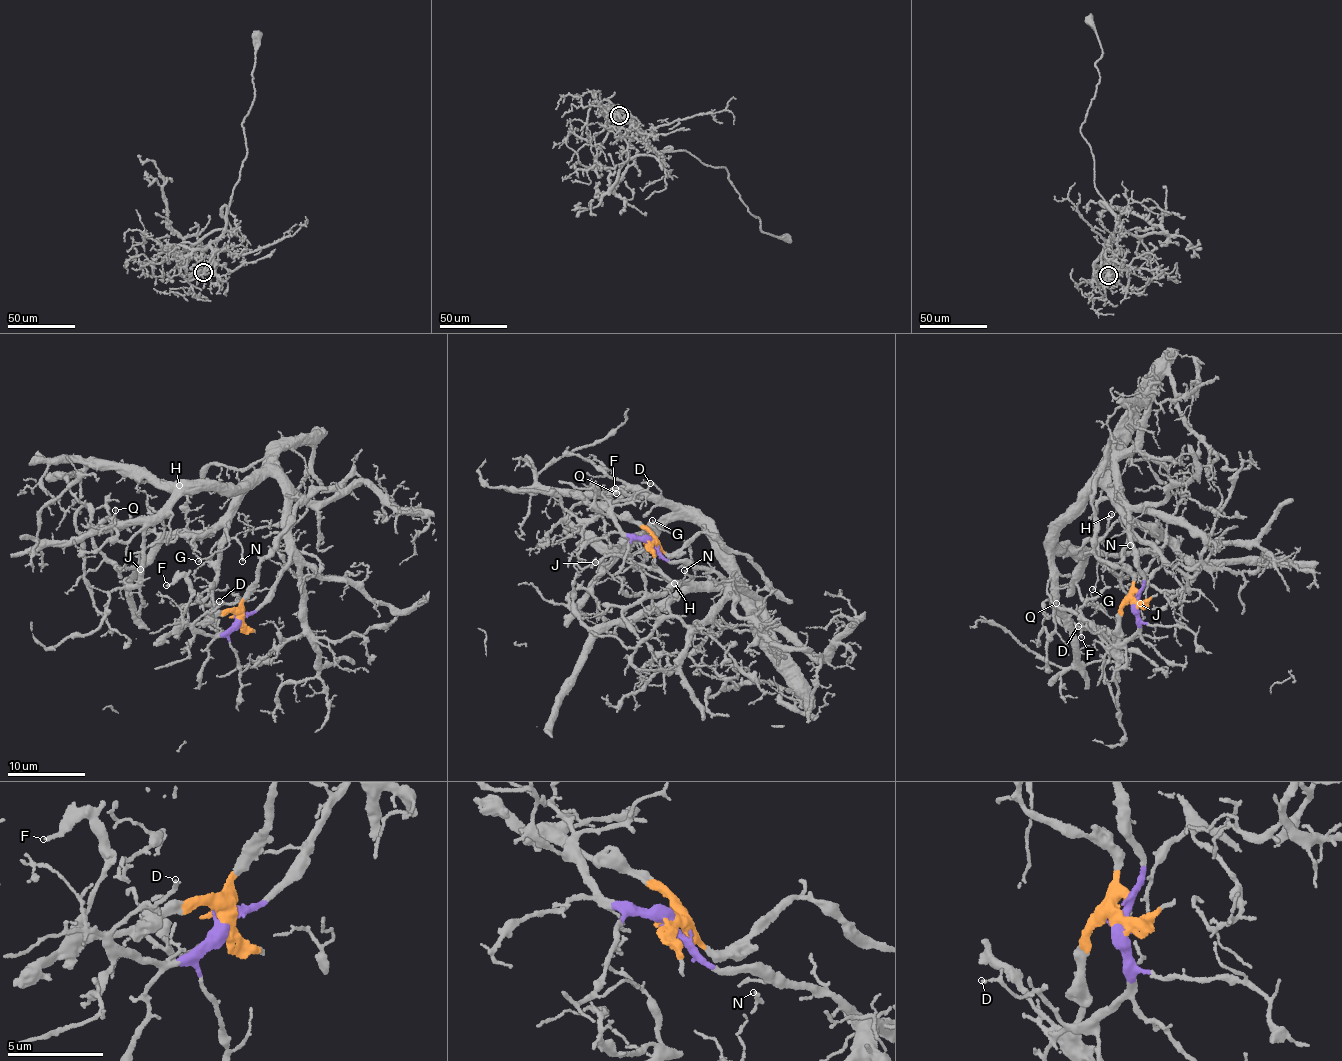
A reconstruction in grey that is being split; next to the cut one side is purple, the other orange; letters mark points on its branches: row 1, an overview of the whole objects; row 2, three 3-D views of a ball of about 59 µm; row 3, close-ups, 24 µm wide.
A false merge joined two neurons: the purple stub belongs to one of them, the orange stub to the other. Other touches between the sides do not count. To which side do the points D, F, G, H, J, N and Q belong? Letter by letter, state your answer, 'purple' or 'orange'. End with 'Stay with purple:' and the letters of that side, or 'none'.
D: purple
F: orange
G: purple
H: purple
J: purple
N: purple
Q: purple
Stay with purple: D, G, H, J, N, Q

